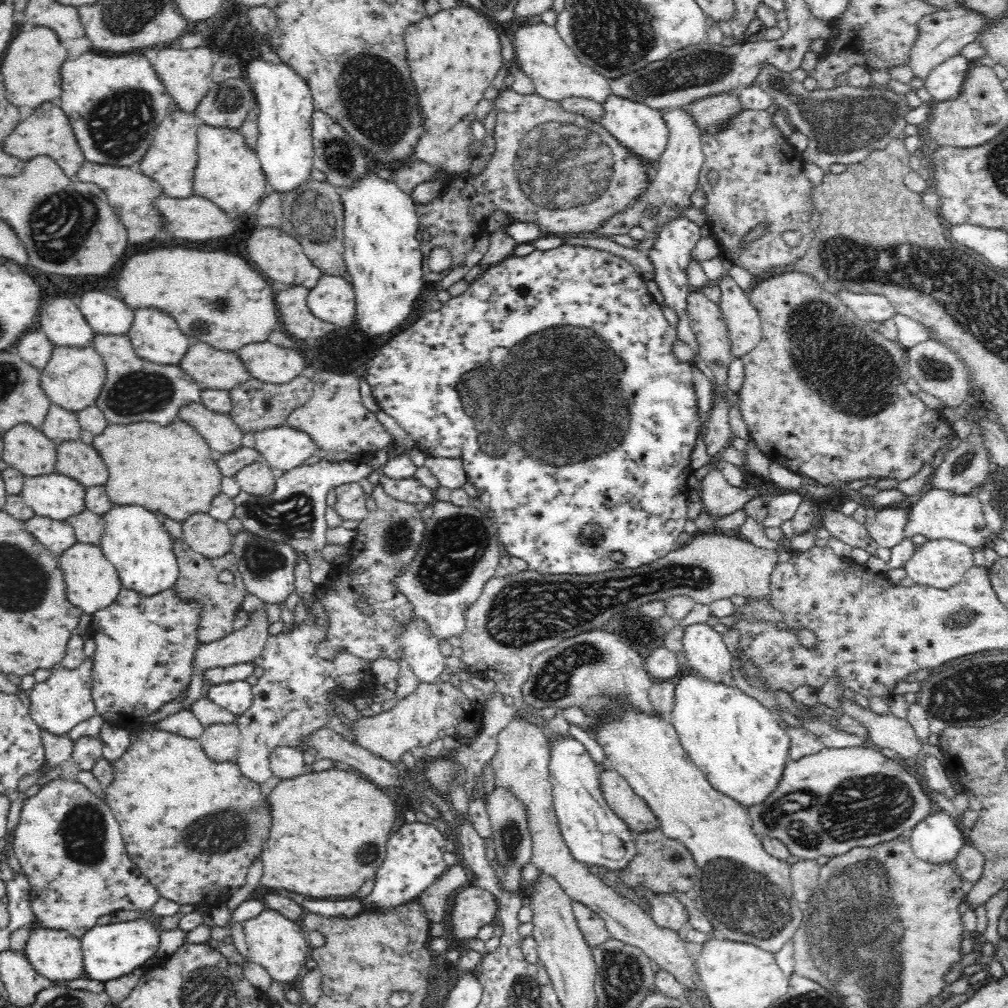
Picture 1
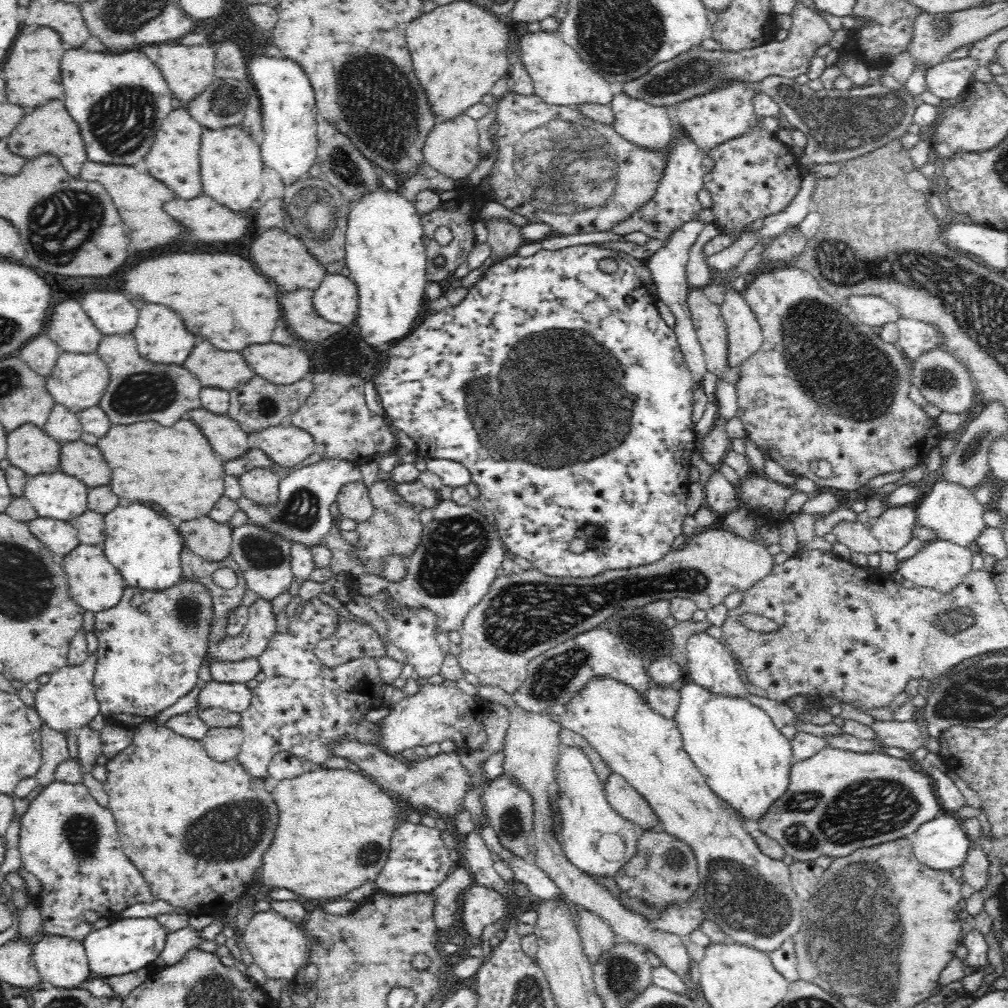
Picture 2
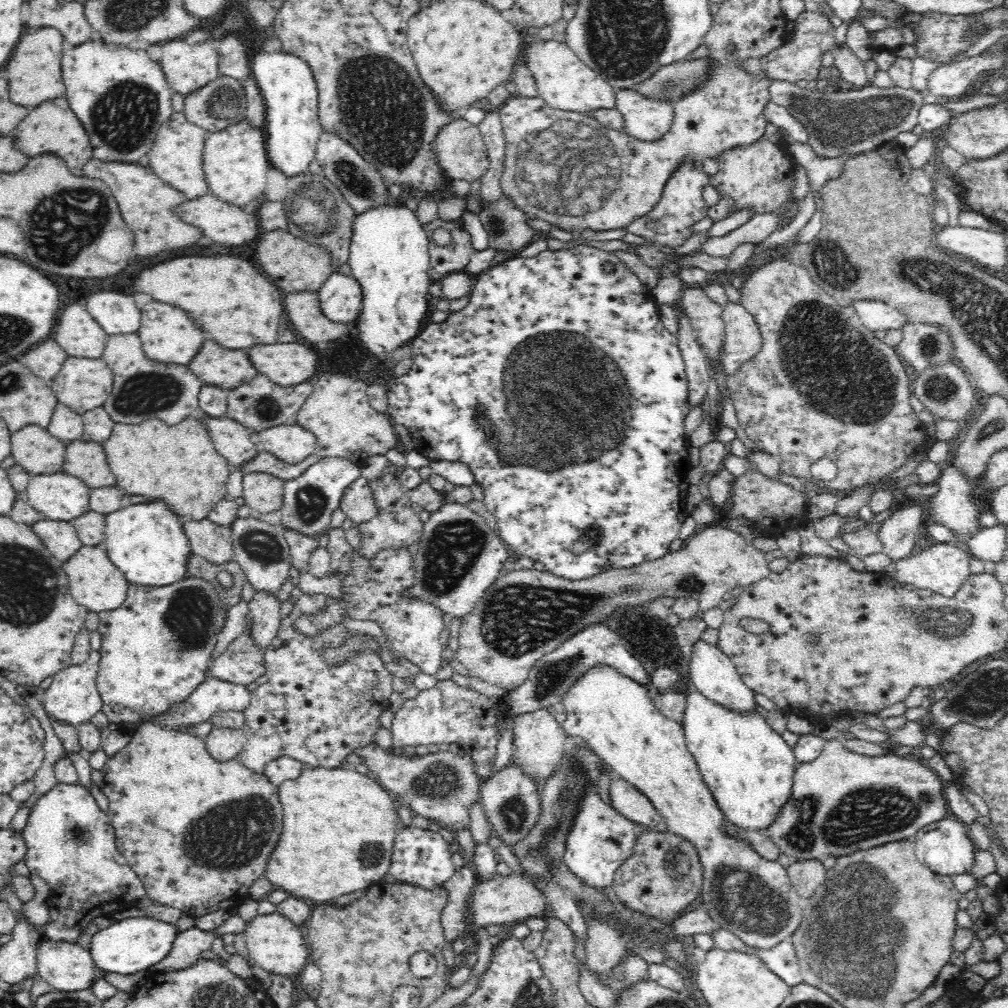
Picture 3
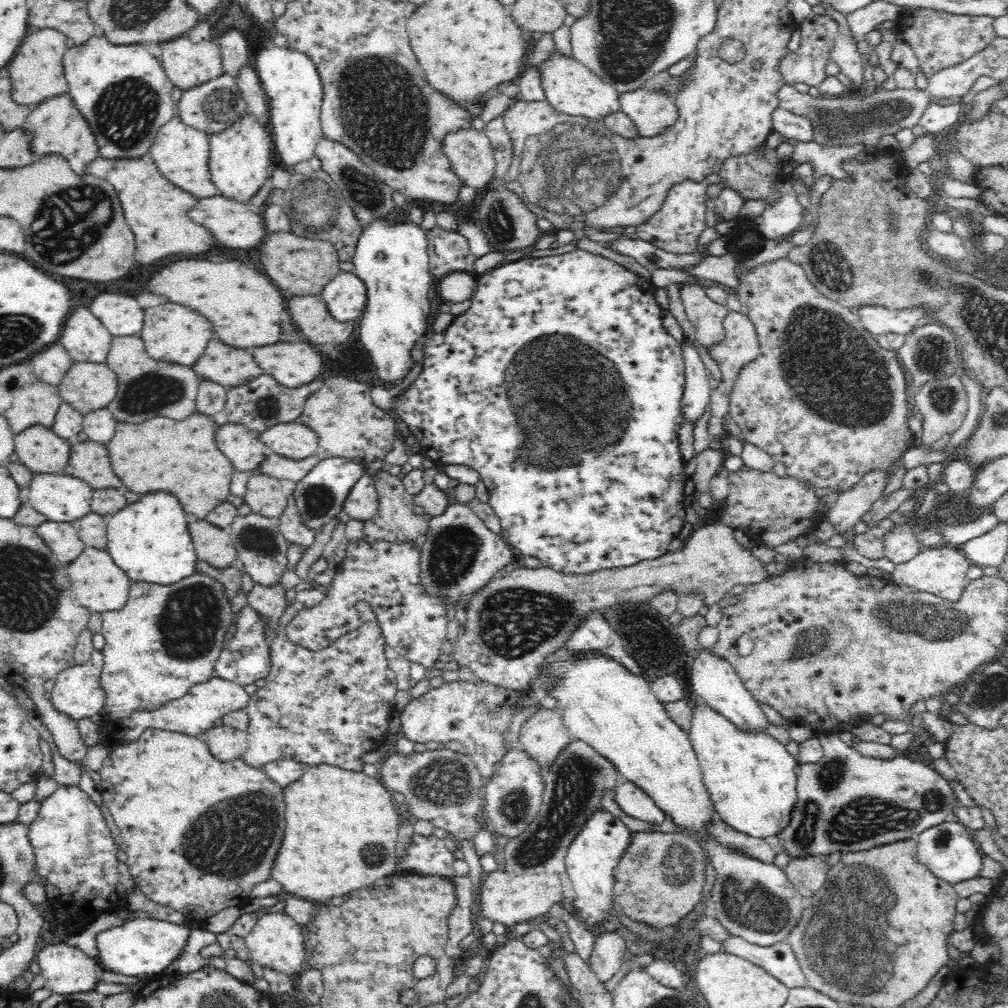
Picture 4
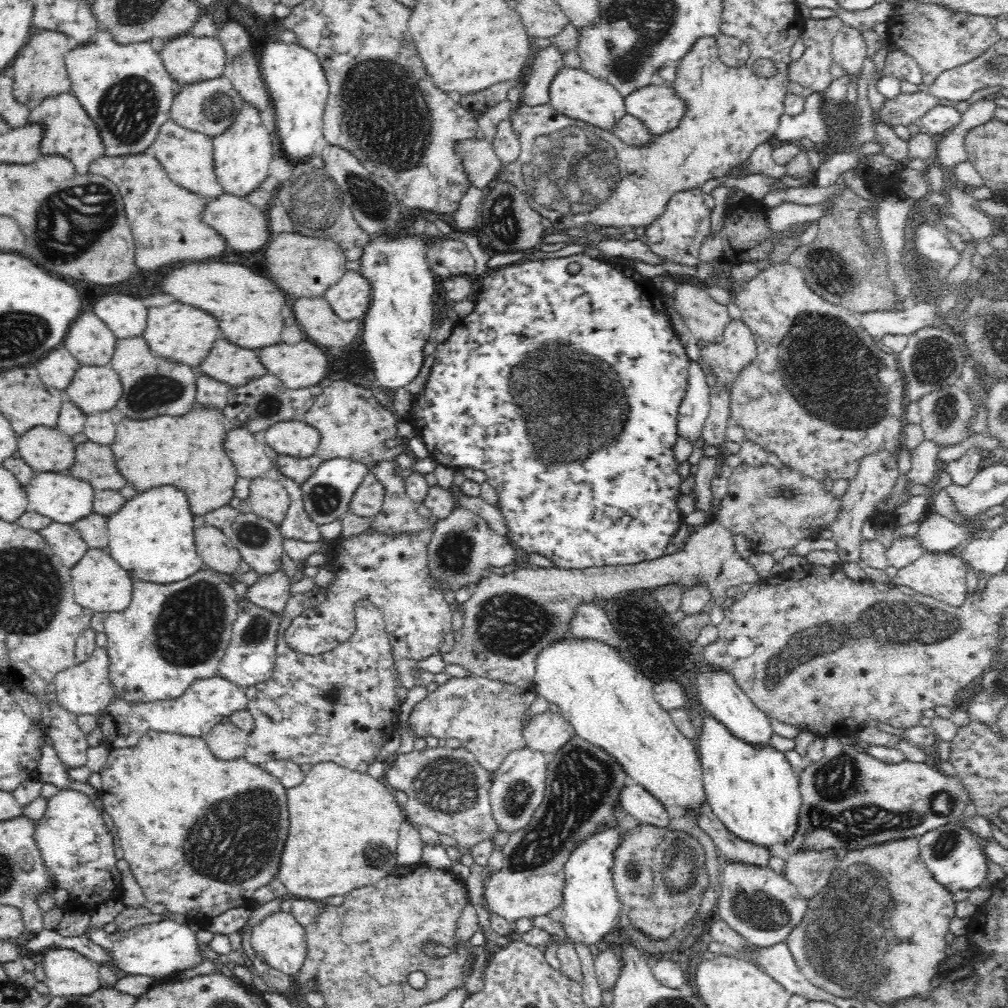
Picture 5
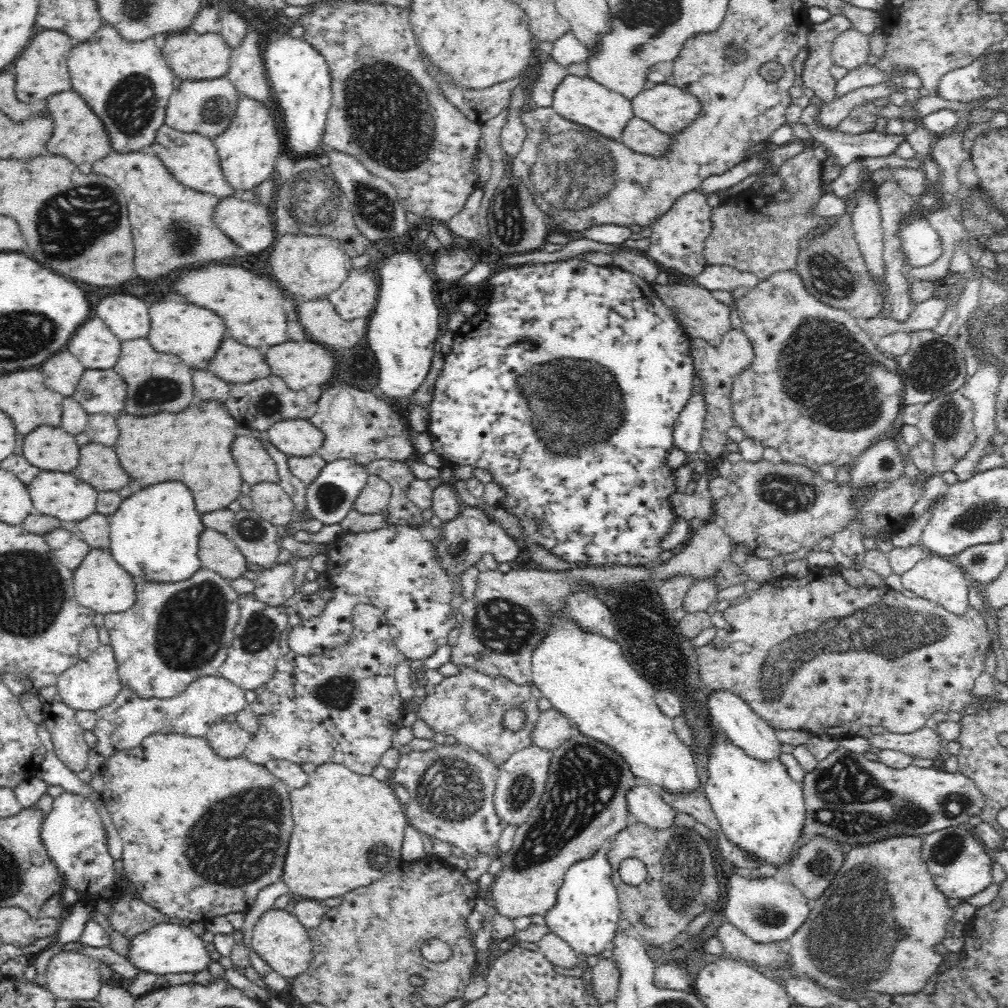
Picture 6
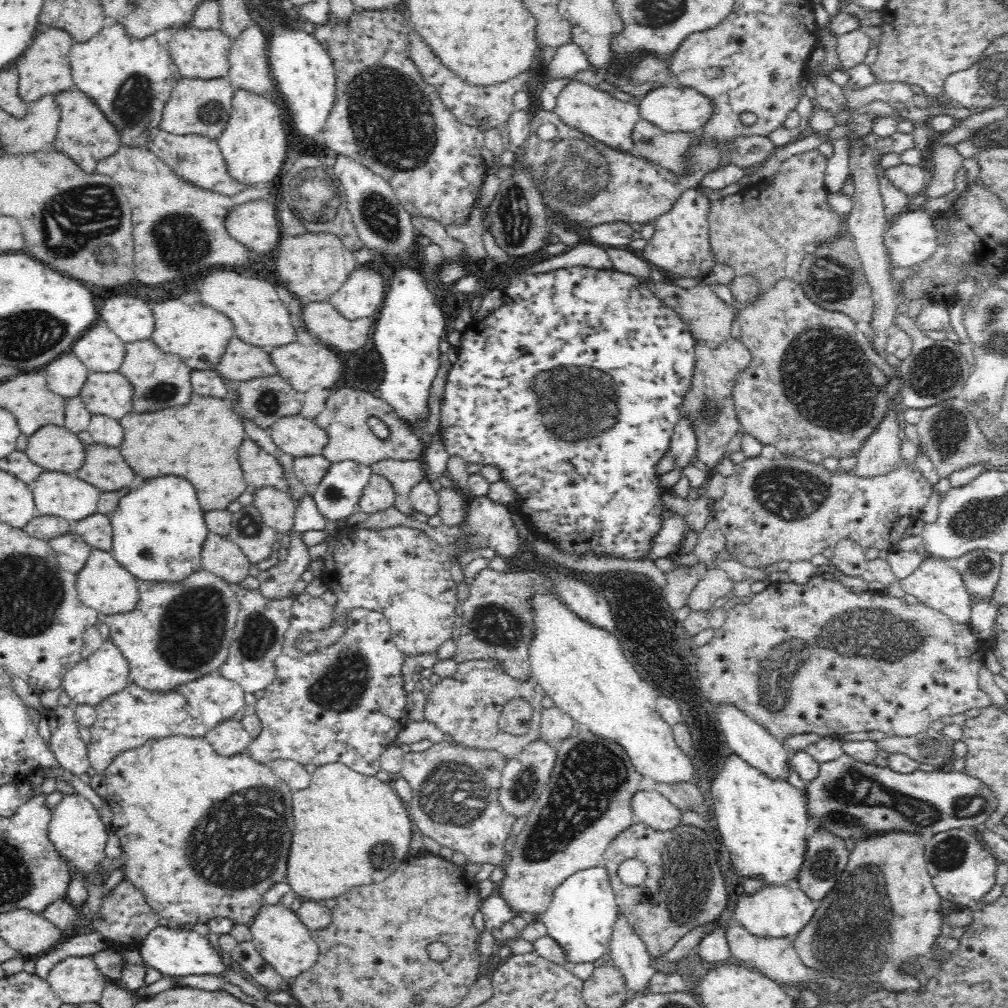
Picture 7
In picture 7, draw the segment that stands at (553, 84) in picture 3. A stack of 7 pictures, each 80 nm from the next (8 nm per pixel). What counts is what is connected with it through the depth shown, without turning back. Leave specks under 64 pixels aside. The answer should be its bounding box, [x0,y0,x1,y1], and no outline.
[554,80,641,153]

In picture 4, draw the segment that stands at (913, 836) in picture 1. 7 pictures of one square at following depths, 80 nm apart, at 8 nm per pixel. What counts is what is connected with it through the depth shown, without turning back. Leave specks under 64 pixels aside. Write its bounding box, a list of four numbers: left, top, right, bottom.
[915,822,983,885]

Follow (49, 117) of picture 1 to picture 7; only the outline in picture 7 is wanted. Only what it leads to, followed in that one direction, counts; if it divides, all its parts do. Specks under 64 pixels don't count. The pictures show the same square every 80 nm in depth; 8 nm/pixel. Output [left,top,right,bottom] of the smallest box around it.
[50,88,120,173]

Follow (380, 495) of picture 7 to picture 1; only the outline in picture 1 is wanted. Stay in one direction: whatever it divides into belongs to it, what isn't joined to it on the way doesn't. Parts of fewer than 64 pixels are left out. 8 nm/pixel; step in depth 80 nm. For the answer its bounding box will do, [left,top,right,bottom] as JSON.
[334,482,369,521]

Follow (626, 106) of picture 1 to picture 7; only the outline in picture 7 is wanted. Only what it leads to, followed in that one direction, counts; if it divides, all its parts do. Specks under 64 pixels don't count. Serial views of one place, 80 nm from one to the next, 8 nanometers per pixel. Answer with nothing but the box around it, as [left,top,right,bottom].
[635,87,712,132]

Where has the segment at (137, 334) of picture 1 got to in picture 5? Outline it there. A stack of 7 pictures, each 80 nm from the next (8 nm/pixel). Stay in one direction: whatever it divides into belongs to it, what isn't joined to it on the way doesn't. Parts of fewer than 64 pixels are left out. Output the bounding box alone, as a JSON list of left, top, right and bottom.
[142,302,220,368]

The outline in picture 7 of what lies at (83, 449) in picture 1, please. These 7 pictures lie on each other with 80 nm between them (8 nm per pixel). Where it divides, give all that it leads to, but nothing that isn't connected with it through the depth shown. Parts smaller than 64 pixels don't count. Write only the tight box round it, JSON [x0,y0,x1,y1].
[75,443,139,492]

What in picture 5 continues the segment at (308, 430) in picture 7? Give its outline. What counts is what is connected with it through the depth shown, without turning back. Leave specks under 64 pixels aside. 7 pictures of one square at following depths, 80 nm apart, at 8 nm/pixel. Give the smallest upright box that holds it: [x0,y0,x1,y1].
[266,421,320,458]

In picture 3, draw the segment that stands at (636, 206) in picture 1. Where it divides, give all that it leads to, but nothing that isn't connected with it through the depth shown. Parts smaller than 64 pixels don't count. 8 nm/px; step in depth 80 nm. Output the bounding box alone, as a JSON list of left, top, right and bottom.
[624,160,709,248]

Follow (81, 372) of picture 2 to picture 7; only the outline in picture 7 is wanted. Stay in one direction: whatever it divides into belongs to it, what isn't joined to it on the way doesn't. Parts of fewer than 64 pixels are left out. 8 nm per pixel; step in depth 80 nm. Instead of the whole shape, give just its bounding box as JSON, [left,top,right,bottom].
[79,370,133,421]

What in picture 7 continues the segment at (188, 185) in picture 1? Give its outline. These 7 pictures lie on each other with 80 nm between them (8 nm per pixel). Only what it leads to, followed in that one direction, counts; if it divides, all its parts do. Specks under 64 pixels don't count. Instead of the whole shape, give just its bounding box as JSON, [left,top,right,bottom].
[146,127,249,196]

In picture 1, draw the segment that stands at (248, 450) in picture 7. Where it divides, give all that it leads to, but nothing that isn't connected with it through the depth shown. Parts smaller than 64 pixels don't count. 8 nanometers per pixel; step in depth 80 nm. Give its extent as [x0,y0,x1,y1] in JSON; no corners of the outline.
[178,404,243,455]

